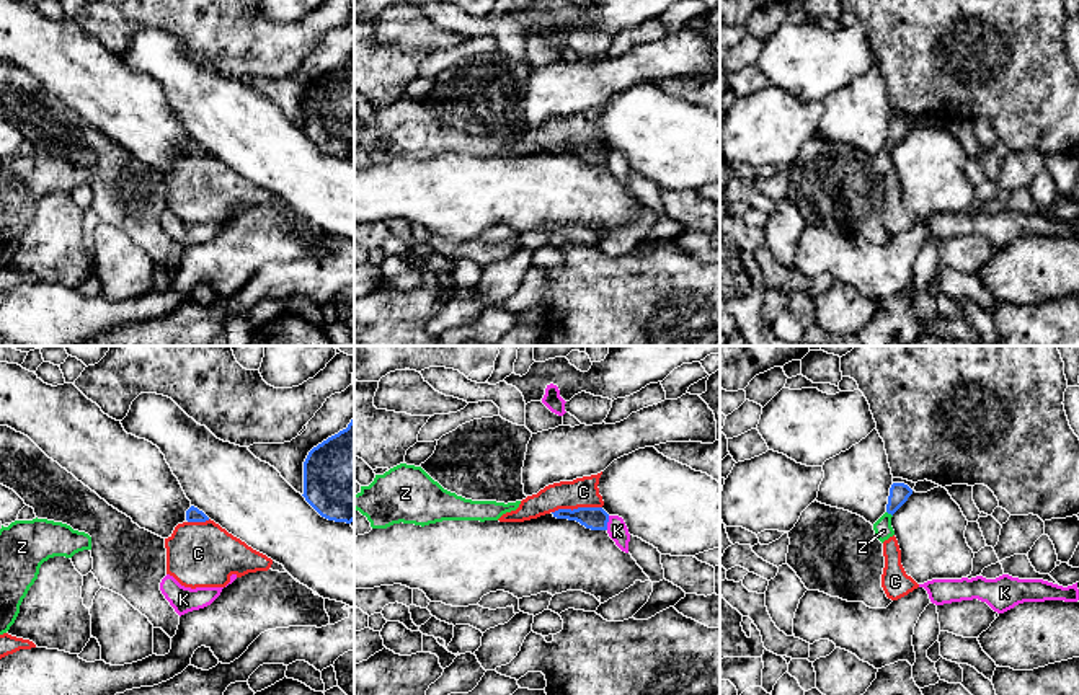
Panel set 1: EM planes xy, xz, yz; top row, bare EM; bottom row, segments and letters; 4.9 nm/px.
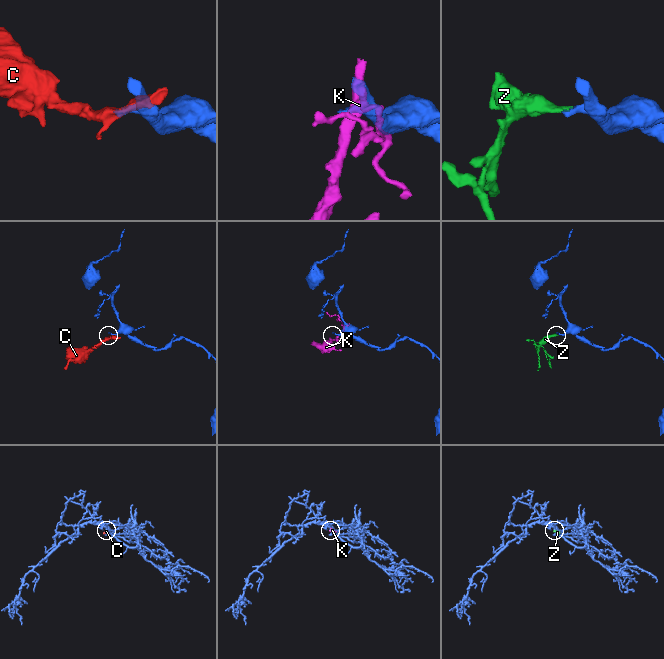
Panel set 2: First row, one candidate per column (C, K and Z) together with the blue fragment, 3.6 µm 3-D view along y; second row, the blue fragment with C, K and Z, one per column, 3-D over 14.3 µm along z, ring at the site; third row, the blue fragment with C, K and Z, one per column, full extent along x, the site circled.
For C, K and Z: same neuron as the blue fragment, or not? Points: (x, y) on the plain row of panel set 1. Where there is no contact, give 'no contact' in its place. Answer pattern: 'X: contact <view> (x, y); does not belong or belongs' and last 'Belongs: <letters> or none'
C: contact xz (578, 142); does not belong
K: contact xz (608, 155); does not belong
Z: contact yz (890, 147); belongs
Belongs: Z

